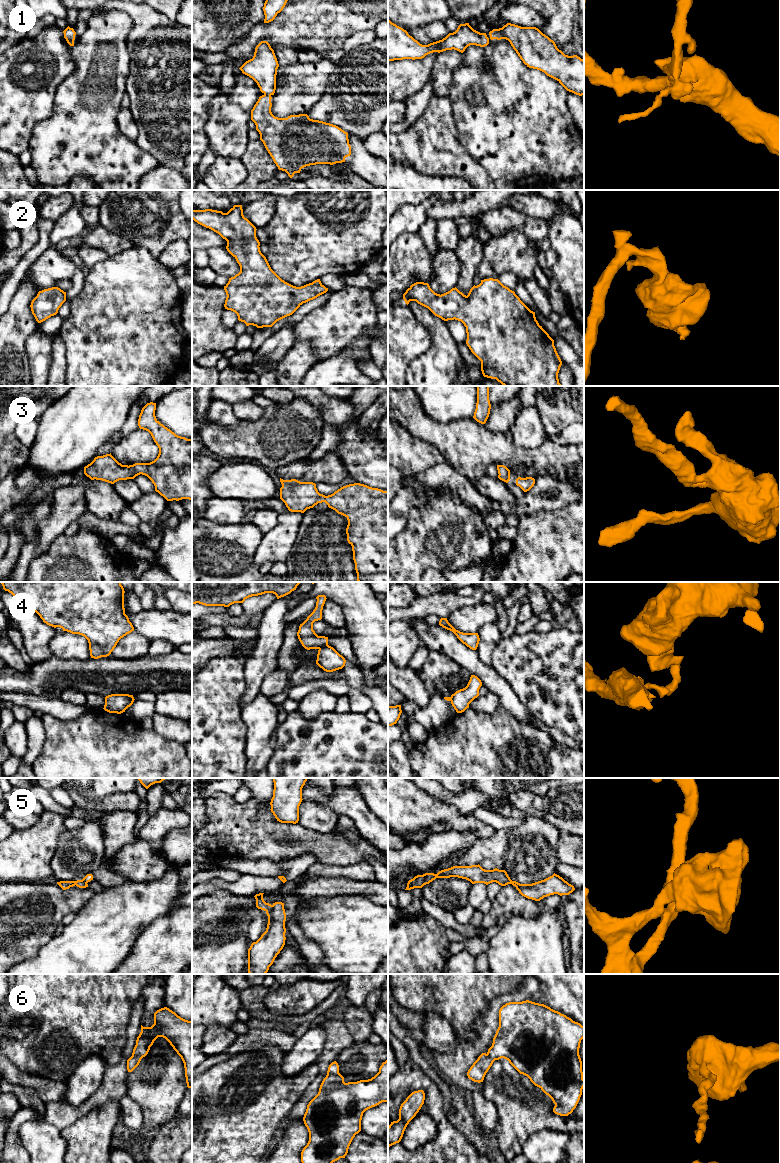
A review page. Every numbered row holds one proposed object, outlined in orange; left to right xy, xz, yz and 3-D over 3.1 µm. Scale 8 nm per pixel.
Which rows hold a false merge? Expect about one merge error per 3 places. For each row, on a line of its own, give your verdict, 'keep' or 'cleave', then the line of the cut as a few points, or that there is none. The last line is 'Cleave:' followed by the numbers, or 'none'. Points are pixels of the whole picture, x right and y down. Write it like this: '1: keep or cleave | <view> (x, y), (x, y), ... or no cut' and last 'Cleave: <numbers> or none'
1: keep | no cut
2: keep | no cut
3: keep | no cut
4: cleave | xz (328, 645), (322, 646), (319, 649)
5: keep | no cut
6: keep | no cut
Cleave: 4

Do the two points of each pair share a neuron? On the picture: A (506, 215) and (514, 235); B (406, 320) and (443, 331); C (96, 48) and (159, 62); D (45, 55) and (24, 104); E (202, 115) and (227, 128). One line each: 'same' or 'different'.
A: different
B: different
C: different
D: same
E: different

